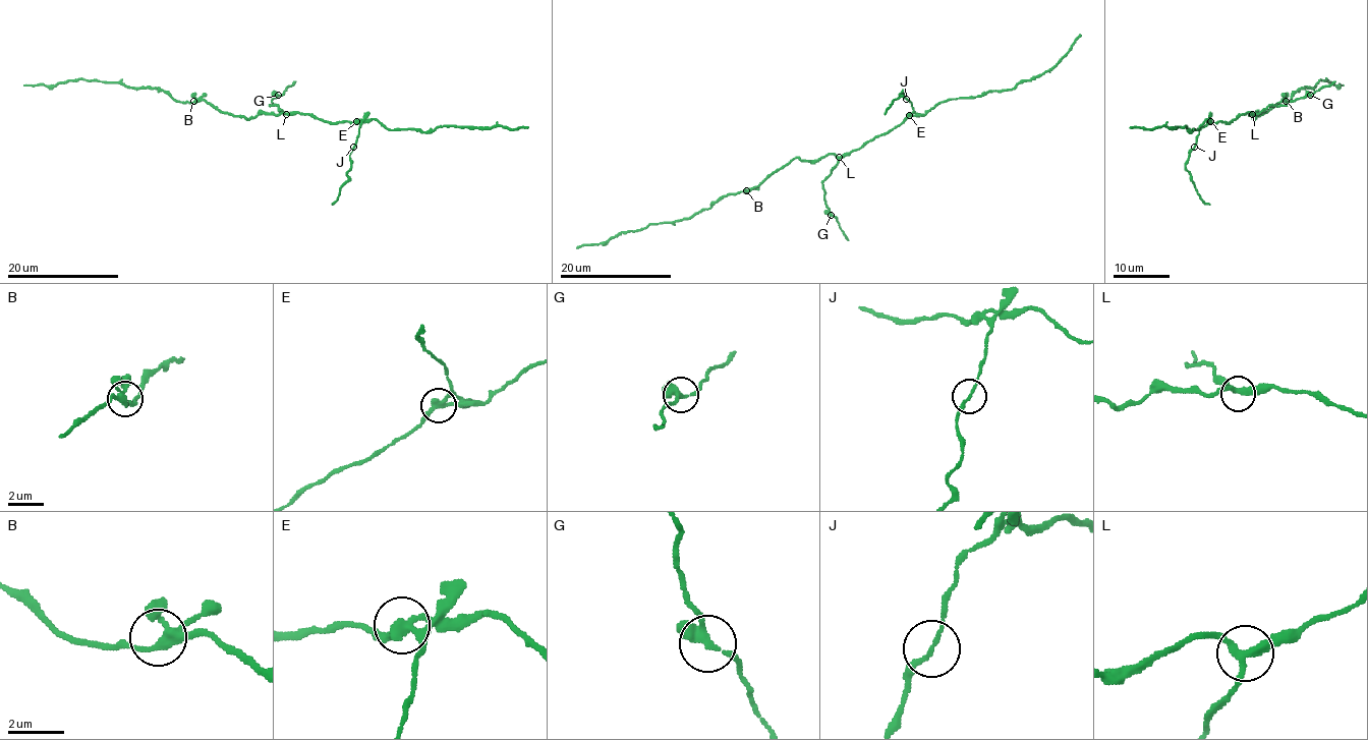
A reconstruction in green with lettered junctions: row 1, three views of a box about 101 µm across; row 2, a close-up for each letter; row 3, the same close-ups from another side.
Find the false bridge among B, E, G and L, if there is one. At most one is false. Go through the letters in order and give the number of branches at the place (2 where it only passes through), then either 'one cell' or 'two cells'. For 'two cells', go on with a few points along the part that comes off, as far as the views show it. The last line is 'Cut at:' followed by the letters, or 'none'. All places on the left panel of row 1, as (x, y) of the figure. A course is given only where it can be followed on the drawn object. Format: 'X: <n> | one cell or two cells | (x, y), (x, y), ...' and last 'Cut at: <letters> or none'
B: 3 | one cell
E: 3 | two cells | (356, 121), (360, 127), (356, 144), (349, 154), (347, 180), (332, 204)
G: 3 | one cell
L: 3 | one cell
Cut at: E

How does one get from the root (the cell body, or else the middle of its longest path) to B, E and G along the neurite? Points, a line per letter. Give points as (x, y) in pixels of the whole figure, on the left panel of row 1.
B: (280, 113), (260, 113), (245, 118), (223, 113), (204, 101), (193, 101)
E: (280, 113), (307, 113), (328, 123), (356, 121)
G: (280, 113), (285, 113), (275, 105), (271, 106), (278, 95)

